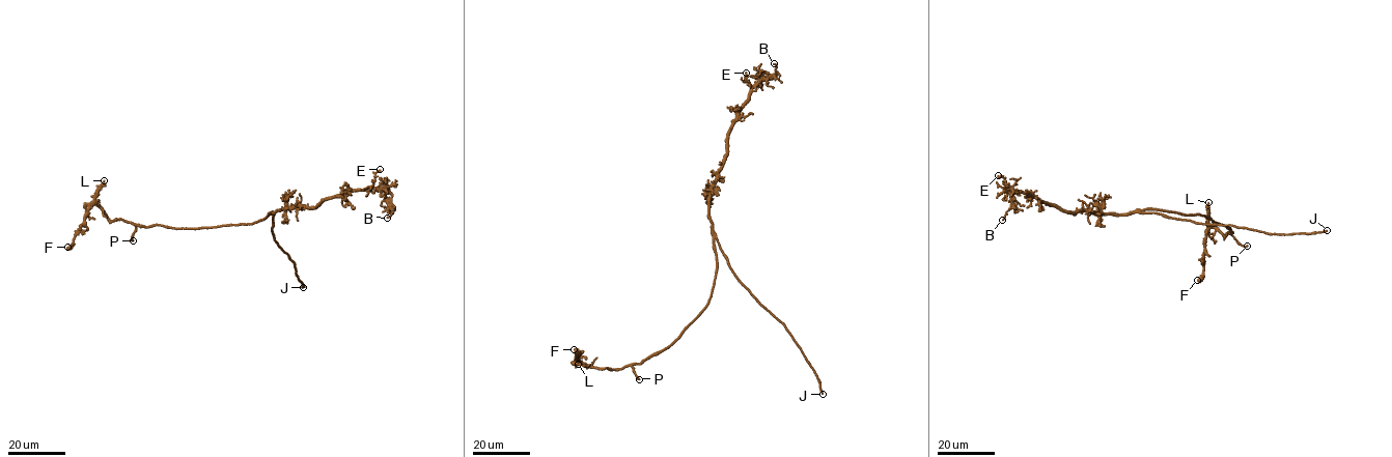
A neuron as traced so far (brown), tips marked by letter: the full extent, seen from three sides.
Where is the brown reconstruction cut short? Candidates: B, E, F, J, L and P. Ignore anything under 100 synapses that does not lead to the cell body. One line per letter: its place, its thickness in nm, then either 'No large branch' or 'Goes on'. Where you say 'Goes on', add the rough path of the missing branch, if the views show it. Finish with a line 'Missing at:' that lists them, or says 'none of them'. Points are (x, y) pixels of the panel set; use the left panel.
B: Place: (387, 218). Thickness 120 nm. No large branch
E: Place: (380, 169). Thickness 180 nm. No large branch
F: Place: (67, 247). Thickness 240 nm. No large branch
J: Place: (303, 287). Thickness 220 nm. Goes on
L: Place: (104, 180). Thickness 150 nm. No large branch
P: Place: (133, 240). Thickness 200 nm. No large branch
Missing at: J

